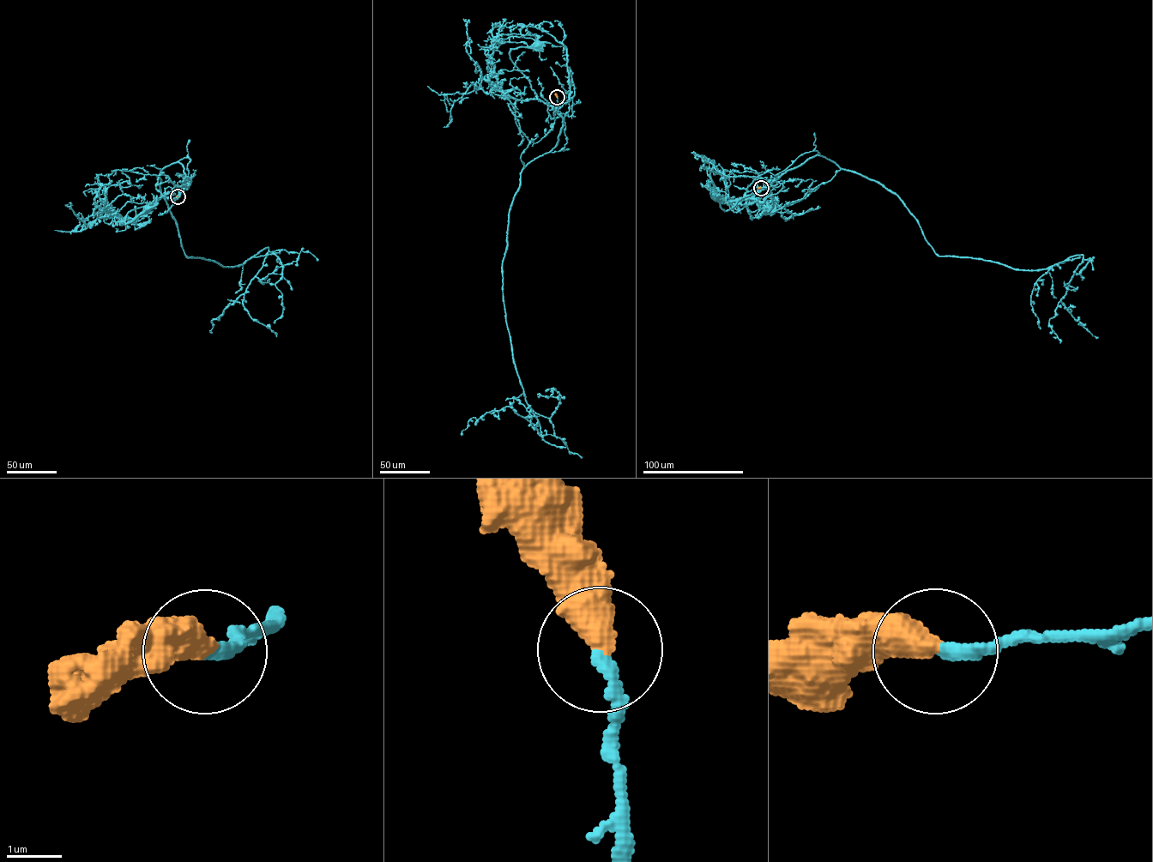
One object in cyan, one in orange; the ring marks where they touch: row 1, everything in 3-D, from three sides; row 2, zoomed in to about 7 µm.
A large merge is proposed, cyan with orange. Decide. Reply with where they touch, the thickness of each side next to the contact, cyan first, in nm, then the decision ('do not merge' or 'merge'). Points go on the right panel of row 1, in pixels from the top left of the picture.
place (761, 188); calibres 240 and 500 nm; merge

